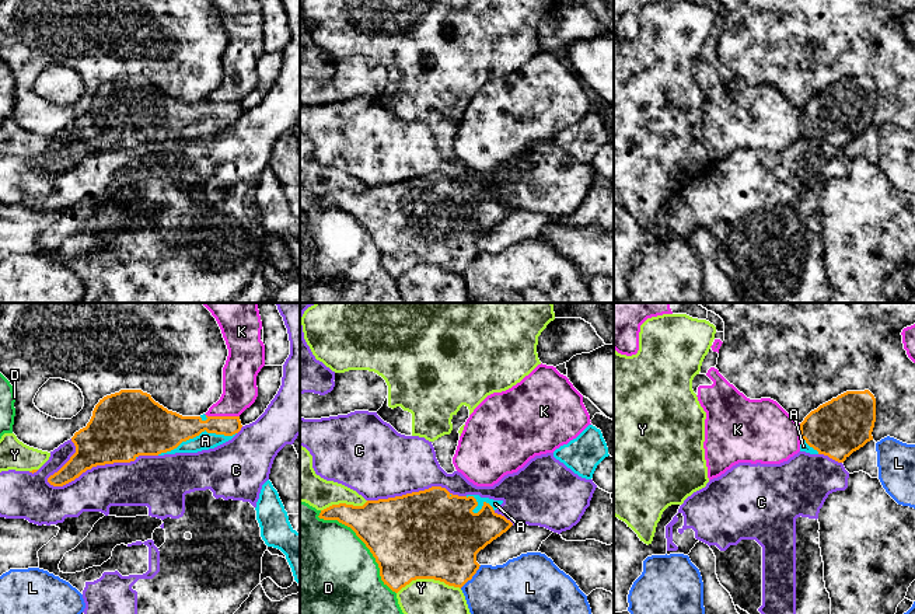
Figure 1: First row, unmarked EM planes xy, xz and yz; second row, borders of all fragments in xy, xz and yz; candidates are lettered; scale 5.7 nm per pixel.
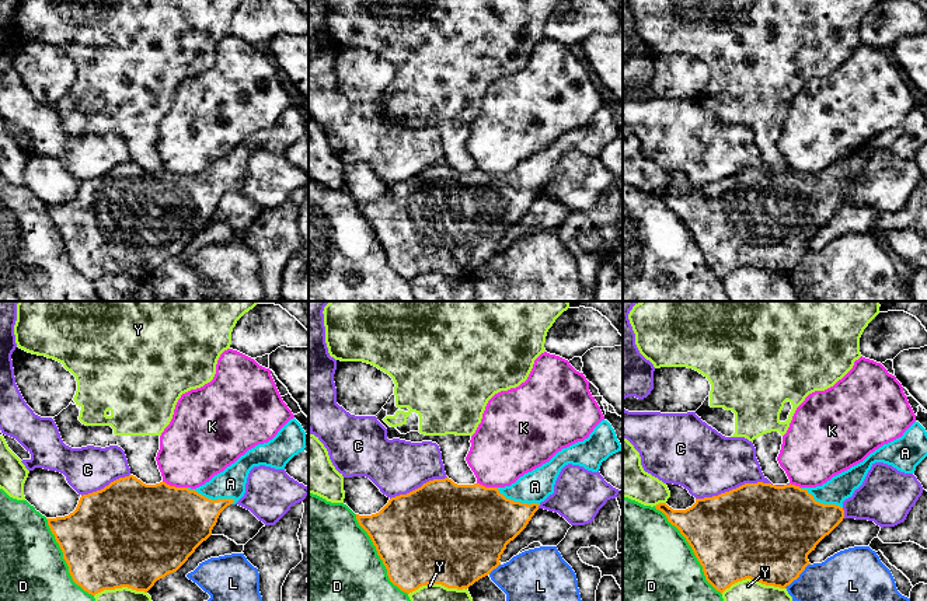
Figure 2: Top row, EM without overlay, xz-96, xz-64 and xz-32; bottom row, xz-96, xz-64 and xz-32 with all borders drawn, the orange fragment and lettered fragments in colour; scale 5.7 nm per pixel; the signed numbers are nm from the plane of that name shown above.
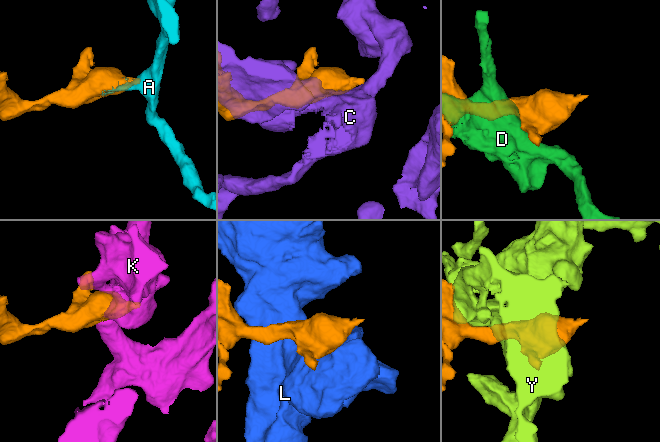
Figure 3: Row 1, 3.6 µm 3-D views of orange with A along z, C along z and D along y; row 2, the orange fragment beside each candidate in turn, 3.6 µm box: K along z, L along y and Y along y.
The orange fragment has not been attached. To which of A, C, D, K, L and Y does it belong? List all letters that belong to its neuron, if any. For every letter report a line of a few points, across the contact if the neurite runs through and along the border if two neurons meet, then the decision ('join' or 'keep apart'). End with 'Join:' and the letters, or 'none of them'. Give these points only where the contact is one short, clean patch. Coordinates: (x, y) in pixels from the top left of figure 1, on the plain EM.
A: join
C: keep apart
D: keep apart
K: keep apart
L: line xz (481, 251), (460, 274); keep apart
Y: keep apart
Join: A

